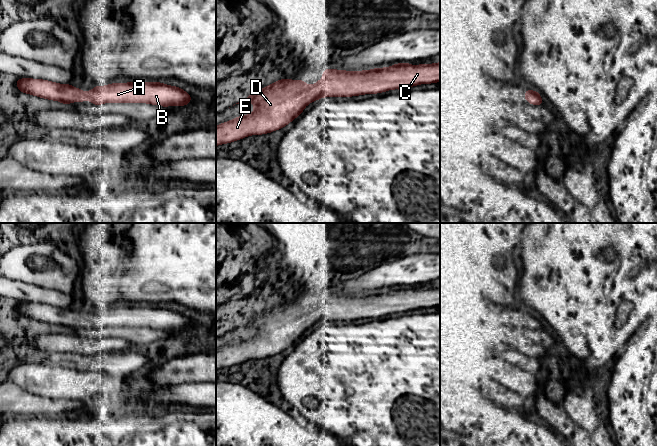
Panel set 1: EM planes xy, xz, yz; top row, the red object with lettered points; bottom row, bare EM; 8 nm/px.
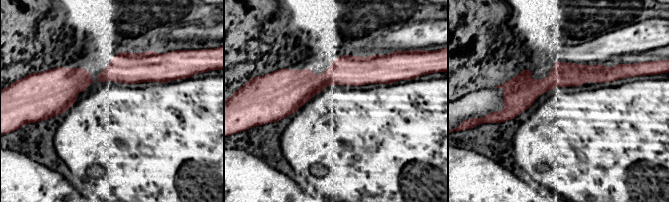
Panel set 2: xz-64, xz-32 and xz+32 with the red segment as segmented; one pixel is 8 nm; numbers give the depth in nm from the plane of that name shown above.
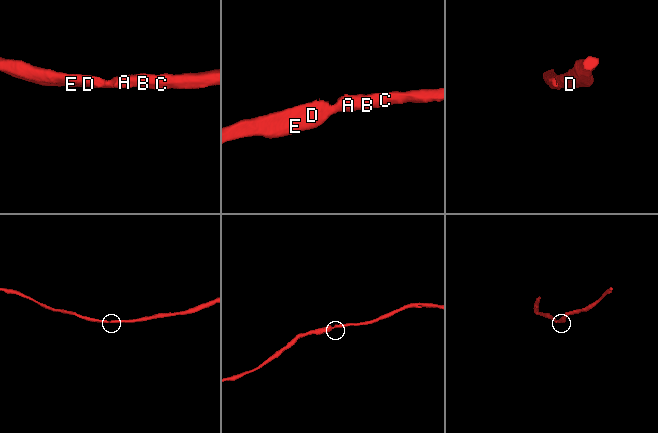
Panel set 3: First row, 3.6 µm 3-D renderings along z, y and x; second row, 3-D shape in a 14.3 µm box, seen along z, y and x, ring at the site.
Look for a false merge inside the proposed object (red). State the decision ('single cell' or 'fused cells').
single cell

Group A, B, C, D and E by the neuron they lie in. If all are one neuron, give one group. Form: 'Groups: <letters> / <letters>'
Groups: A B C D E

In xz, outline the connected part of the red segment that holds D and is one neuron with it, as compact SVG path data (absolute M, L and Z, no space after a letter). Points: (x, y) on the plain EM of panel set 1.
M440 286L433 288L419 288L412 290L410 287L393 288L391 291L374 292L363 295L345 295L336 293L325 293L322 304L314 309L308 309L304 304L280 303L271 307L252 319L246 320L239 327L250 326L255 333L251 338L238 340L228 346L216 350L216 370L227 368L251 359L262 359L280 354L296 341L302 338L304 332L315 324L322 321L351 321L364 318L376 318L388 314L403 314L420 308L440 306Z

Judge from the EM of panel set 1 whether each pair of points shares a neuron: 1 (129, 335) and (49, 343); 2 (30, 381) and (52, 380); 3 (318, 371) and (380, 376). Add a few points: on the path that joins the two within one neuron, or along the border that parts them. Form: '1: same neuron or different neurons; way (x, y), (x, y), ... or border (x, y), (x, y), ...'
1: different neurons; border (76, 334), (103, 339), (123, 338)
2: same neuron; way (35, 380), (47, 380)
3: same neuron; way (333, 371), (365, 371)

